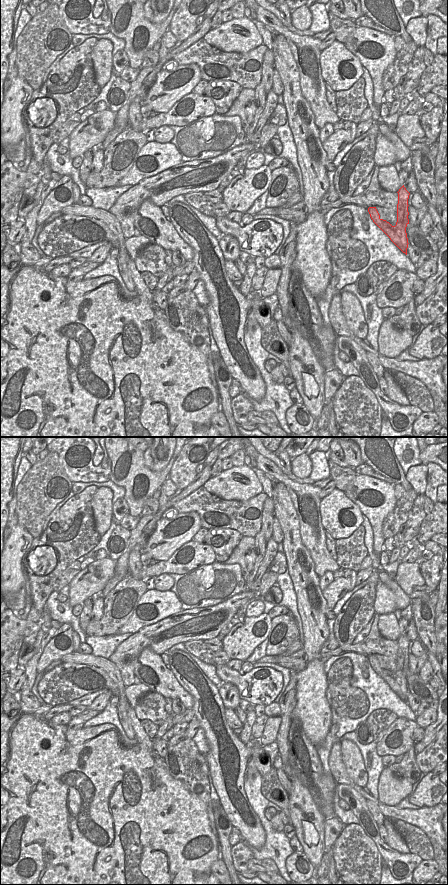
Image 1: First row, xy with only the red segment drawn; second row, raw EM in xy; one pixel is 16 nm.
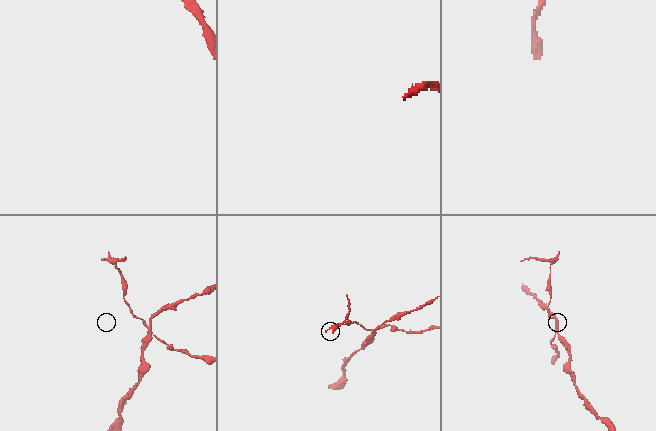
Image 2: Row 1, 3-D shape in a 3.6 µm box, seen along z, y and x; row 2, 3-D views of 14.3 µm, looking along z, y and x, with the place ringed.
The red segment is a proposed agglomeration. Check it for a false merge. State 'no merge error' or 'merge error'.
merge error

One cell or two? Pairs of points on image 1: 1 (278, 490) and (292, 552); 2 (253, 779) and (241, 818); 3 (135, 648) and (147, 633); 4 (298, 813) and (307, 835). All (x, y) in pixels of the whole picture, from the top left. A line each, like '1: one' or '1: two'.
1: one
2: two
3: one
4: one

